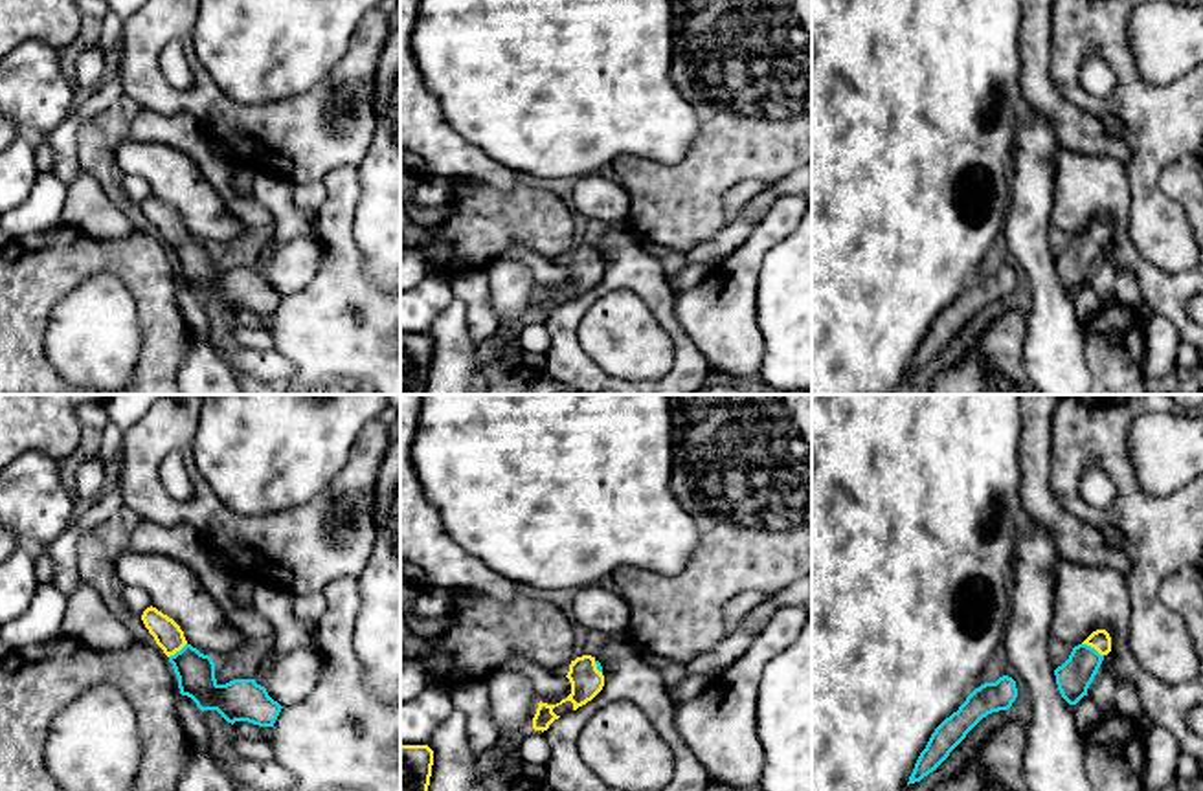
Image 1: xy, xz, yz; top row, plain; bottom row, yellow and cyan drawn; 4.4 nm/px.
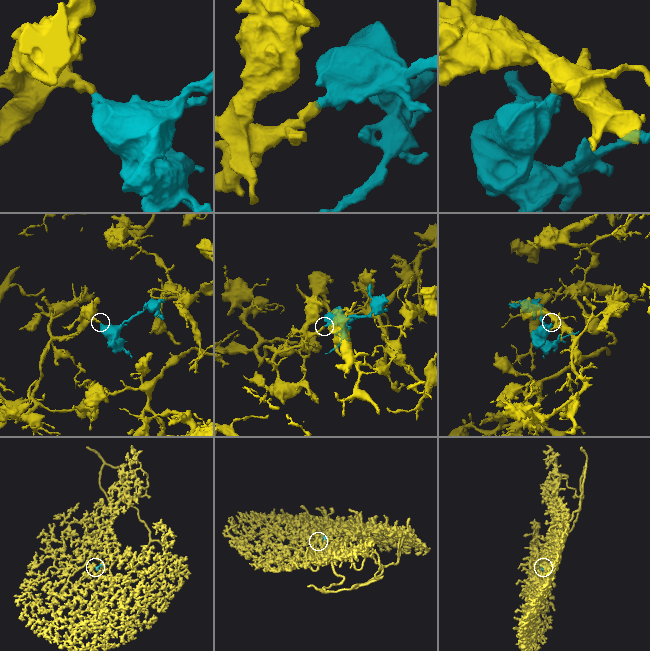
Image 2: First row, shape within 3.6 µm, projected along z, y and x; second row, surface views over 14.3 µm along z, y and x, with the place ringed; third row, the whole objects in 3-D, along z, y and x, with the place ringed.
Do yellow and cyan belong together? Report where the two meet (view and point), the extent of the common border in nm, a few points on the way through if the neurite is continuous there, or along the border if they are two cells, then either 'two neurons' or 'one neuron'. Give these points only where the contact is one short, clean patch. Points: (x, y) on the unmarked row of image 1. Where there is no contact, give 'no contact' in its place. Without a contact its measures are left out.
contact yz (1093, 235); length 110 nm; way yz (1101, 230), (1093, 235), (1073, 267); one neuron

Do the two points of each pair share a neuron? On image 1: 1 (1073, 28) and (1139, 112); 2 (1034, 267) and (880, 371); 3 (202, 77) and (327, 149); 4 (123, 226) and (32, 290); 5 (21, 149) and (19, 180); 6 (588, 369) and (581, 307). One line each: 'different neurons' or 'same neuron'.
1: same neuron
2: different neurons
3: same neuron
4: different neurons
5: same neuron
6: same neuron

